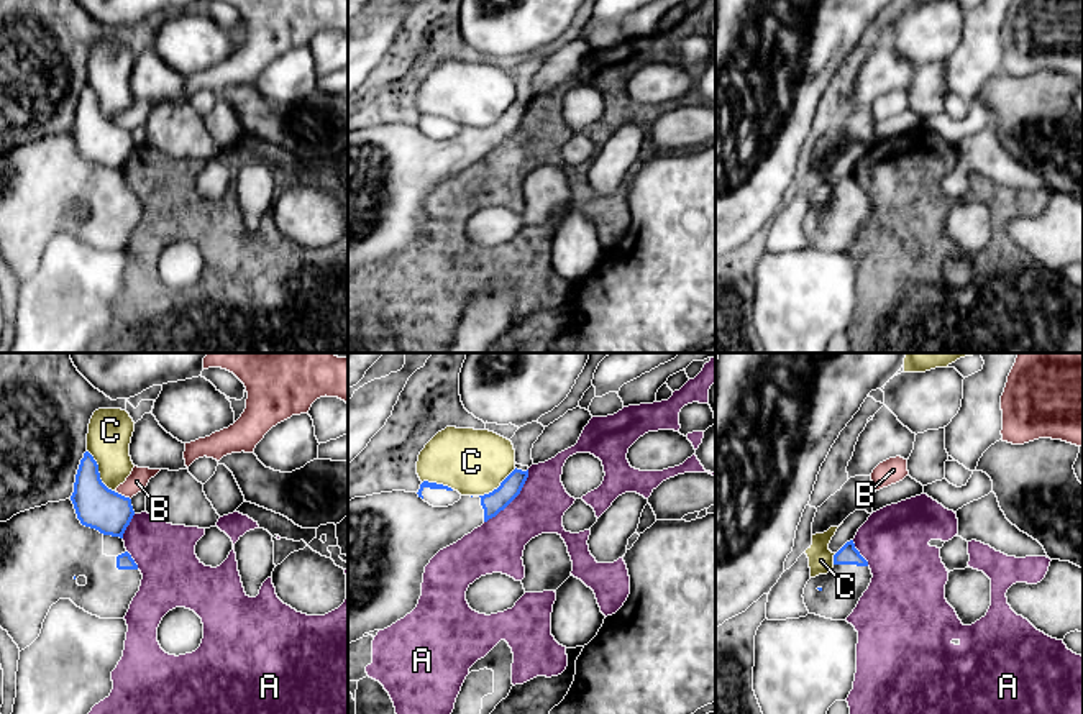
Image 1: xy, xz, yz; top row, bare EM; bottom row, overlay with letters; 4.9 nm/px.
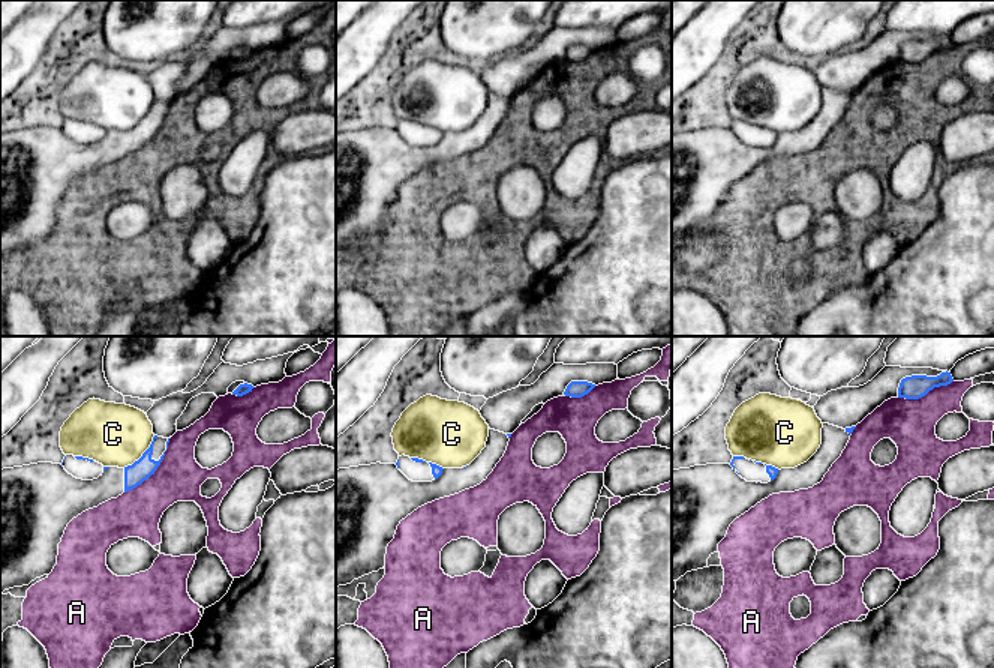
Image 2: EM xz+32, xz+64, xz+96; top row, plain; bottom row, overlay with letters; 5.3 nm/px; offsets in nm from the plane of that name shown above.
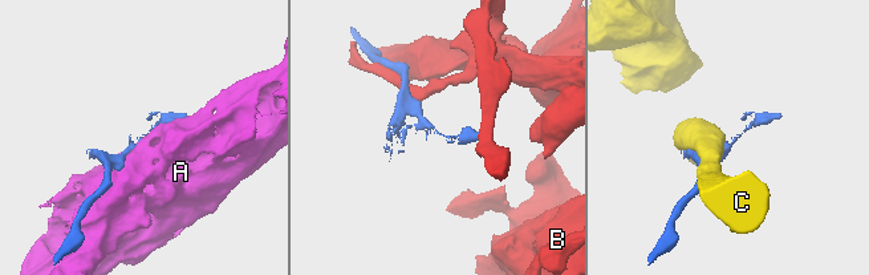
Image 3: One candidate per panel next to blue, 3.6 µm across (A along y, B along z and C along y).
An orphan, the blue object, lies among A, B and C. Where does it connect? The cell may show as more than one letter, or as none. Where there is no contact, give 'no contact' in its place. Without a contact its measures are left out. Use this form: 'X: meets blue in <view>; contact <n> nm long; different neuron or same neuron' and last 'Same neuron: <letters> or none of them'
A: meets blue in xz; contact 340 nm long; different neuron
B: meets blue in xy; contact 80 nm long; different neuron
C: meets blue in xy; contact 260 nm long; different neuron
Same neuron: none of them

